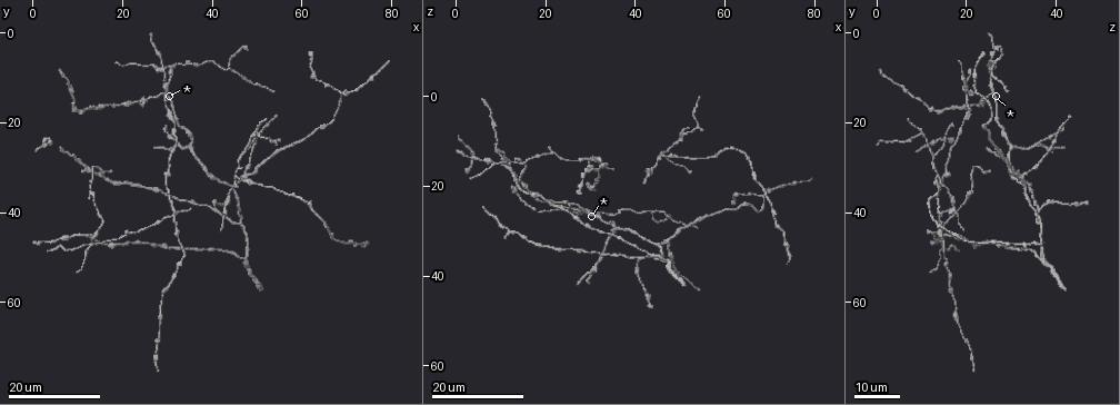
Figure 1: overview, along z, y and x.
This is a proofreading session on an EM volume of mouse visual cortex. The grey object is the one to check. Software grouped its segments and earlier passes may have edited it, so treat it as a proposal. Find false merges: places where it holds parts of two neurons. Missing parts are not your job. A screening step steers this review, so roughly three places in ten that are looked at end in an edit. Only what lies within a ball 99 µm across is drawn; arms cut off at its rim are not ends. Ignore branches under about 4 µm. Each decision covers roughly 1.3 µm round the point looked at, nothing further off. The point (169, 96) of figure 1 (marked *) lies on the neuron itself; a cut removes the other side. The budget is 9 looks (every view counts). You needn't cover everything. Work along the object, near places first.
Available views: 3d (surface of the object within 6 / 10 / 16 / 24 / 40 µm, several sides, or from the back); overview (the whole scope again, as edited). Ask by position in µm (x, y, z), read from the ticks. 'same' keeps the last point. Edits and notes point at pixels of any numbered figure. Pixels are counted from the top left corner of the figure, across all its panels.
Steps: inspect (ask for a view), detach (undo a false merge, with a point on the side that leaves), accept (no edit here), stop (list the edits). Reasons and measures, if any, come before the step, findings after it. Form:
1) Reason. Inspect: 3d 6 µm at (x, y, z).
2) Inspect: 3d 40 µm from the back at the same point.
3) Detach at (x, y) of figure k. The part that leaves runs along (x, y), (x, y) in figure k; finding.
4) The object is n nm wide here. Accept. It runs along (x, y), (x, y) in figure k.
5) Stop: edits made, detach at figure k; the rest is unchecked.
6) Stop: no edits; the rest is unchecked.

Four-way junction. Inspect: 3d 16 µm at (31.5, 41.0, 14.0).

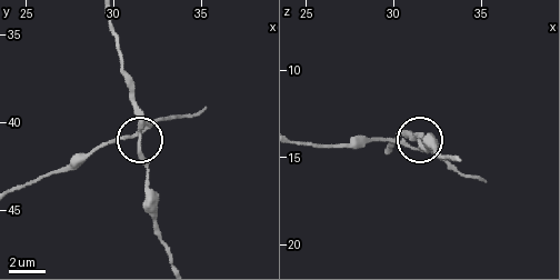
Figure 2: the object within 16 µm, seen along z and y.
Inspect: 3d 10 µm at the same point.

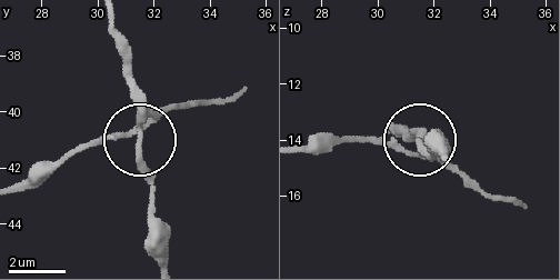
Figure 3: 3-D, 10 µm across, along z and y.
The side arm is 41 µm long; 4 arms meet here. Detach at (177, 108) of figure 3. Two neurons meet here.

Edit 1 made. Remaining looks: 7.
Inspect: 3d 24 µm at (46.5, 50.0, 36.5).

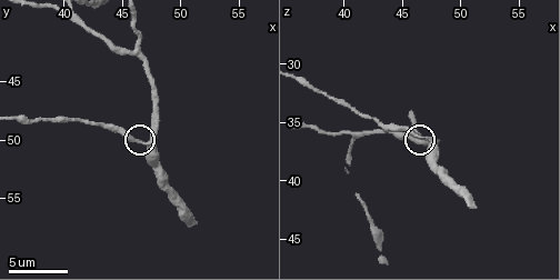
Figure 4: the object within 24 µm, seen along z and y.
Inspect: 3d 10 µm at (47.0, 50.2, 36.4).

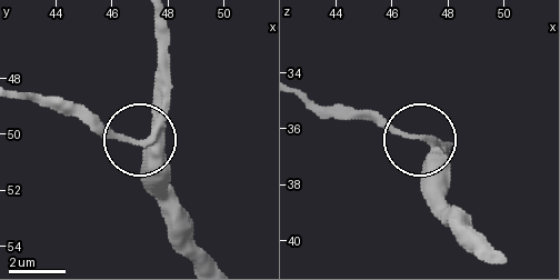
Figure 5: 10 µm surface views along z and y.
Accept. Continuous, no second neuron.

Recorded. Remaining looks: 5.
Branch point. Inspect: 3d 16 µm at (69.0, 13.0, 22.0).

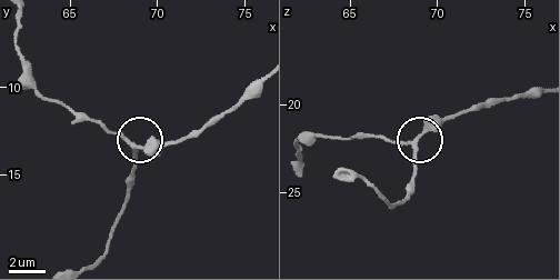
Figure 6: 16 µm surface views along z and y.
Inspect: 3d 10 µm at (68.5, 13.4, 22.1).

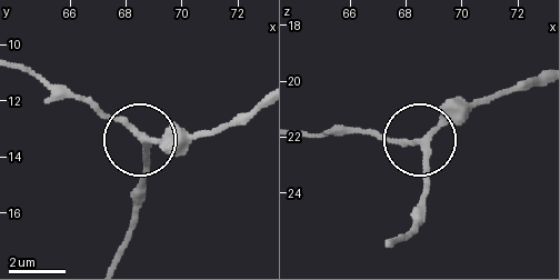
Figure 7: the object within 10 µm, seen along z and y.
Accept. It runs along (388, 238), (412, 230), (426, 180), (423, 144), (350, 130) in figure 7; one neuron here.

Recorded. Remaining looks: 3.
Arms part here. Inspect: 3d 16 µm at (45.5, 32.0, 13.5).

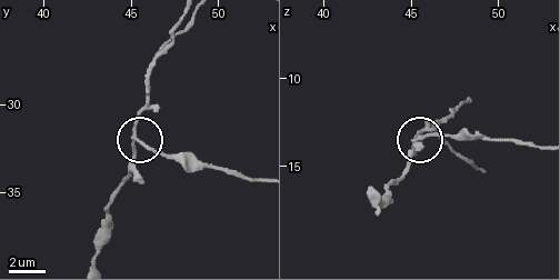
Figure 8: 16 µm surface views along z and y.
Inspect: 3d 6 µm at (45.8, 32.2, 13.2).

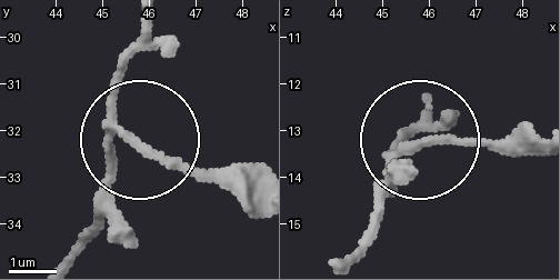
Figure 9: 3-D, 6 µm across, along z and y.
3 arms meet here. Detach at (96, 193) of figure 9. The part that leaves runs along (111, 120), (142, 29) in figure 9; two neurons meet here.

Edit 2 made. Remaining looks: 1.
Arms part here. Inspect: 3d 10 µm at (46.2, 42.4, 36.6).

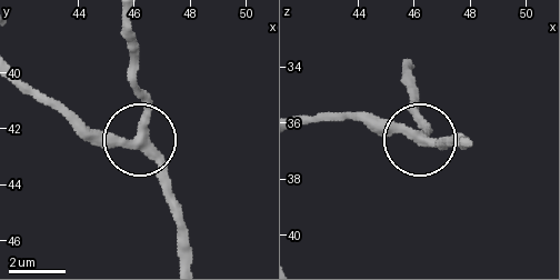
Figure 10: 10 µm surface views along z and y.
Accept. It runs along (406, 63), (424, 134), (377, 132), (358, 120) in figure 10; continuous, no second neuron.

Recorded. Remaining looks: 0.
Stop: edits made, detach at figure 3, detach at figure 9; the rest is unchecked.

